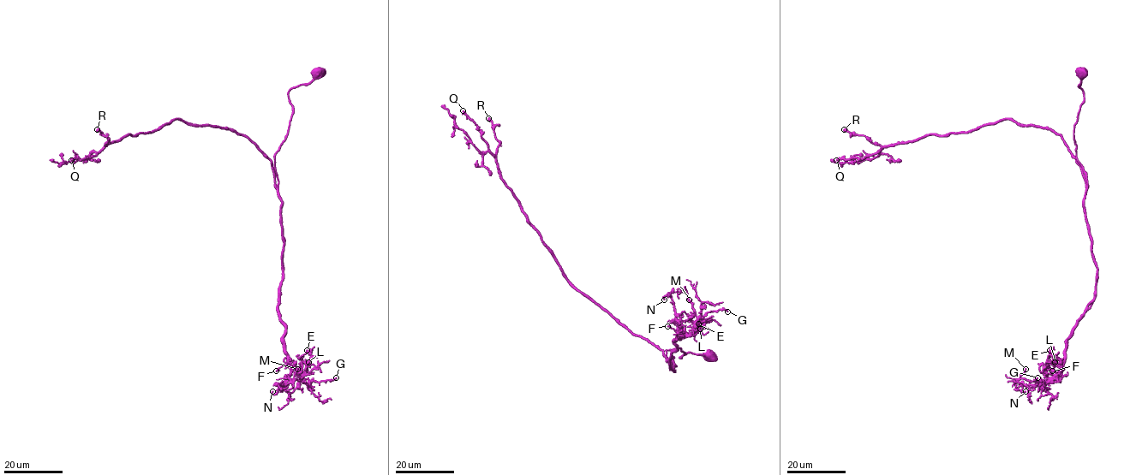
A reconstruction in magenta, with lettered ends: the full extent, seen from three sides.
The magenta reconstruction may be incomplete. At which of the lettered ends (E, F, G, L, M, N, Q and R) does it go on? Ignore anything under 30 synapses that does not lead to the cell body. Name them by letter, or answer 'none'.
Q

